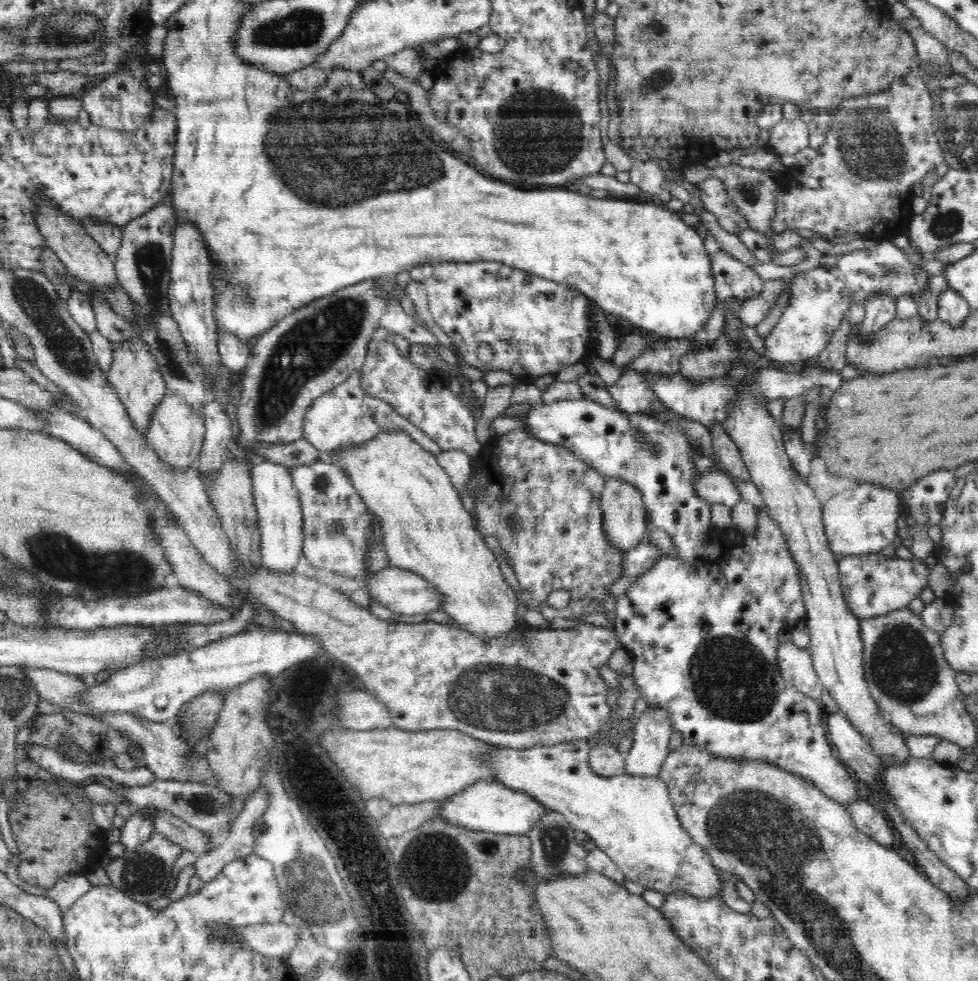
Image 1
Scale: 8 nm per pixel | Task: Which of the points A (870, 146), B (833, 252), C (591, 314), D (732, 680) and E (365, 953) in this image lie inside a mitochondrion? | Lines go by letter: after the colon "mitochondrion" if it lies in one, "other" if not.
A: mitochondrion
B: other
C: other
D: mitochondrion
E: other

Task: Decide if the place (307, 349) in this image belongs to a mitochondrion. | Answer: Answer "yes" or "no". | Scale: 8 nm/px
yes

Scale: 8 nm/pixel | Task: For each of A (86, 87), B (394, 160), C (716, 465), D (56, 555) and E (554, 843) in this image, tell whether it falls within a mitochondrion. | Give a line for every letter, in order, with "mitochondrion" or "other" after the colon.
A: other
B: mitochondrion
C: other
D: mitochondrion
E: mitochondrion

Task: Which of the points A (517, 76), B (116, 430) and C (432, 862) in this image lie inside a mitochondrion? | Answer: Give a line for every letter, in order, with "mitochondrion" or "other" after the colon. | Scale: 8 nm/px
A: other
B: other
C: mitochondrion

